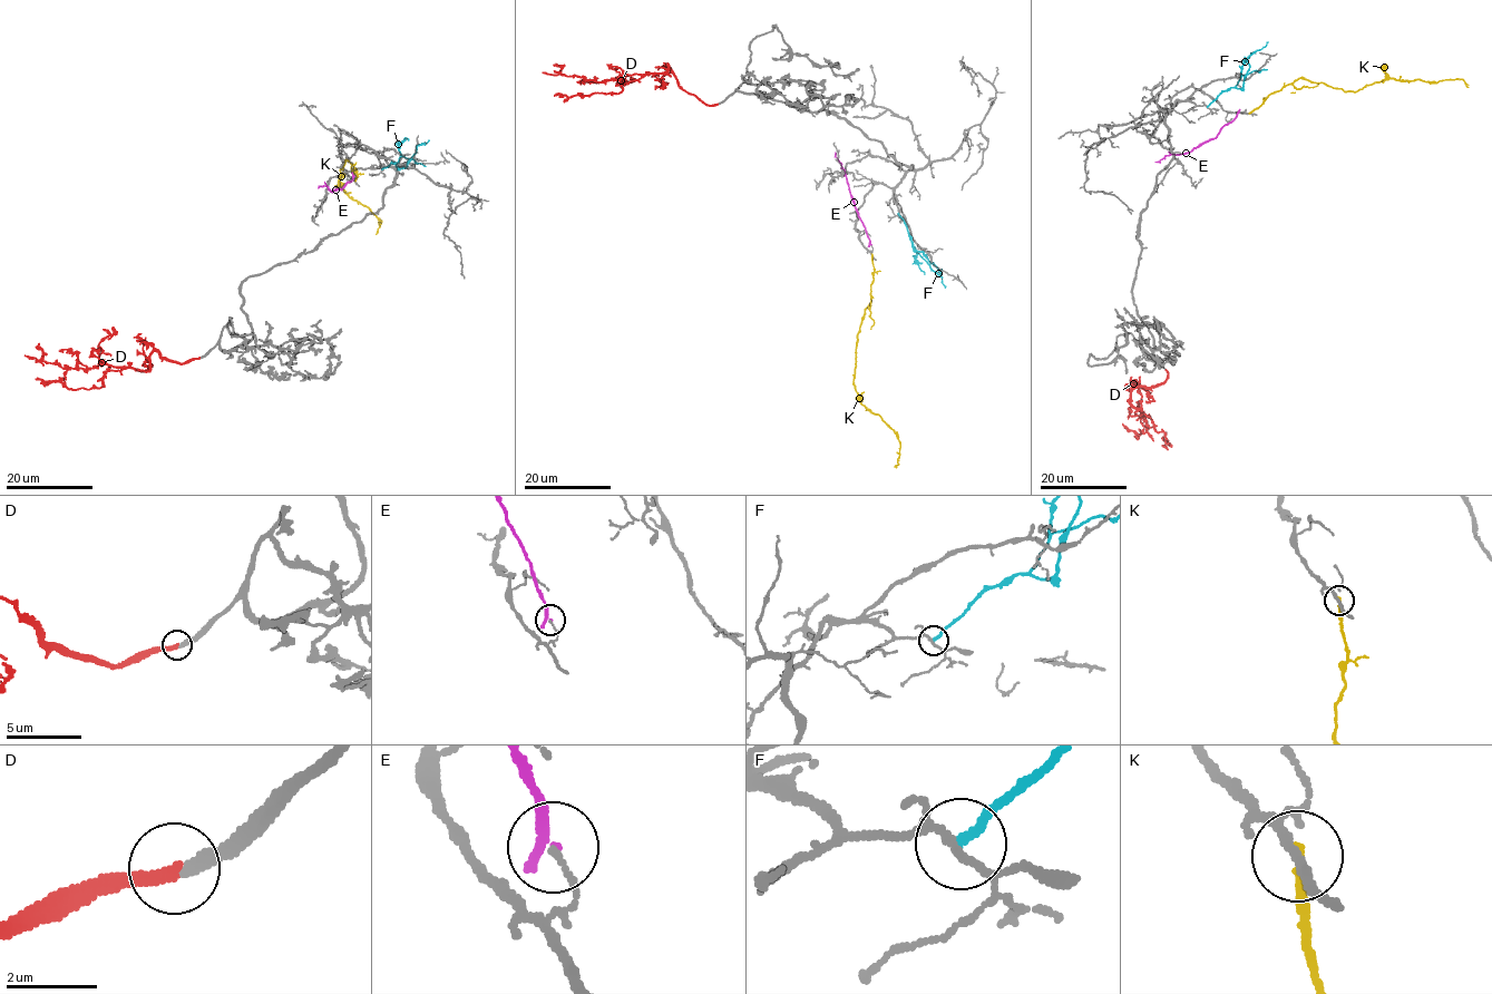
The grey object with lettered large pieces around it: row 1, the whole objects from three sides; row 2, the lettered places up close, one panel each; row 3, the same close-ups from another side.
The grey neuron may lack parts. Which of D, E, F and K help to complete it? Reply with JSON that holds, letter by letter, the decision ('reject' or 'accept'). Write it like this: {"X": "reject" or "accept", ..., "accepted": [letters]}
{"D": "accept", "E": "reject", "F": "reject", "K": "reject", "accepted": ["D"]}

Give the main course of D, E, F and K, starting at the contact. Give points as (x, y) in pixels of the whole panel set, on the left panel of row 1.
D: (198, 358), (171, 361), (156, 350), (148, 371), (107, 370), (99, 388), (67, 388), (59, 381), (36, 378)
E: (353, 175), (340, 189), (331, 192), (325, 185), (320, 185)
F: (382, 169), (402, 156), (410, 158), (417, 146), (429, 139)
K: (354, 181), (357, 169), (347, 159), (339, 176), (339, 189), (335, 185), (381, 221), (376, 234)

